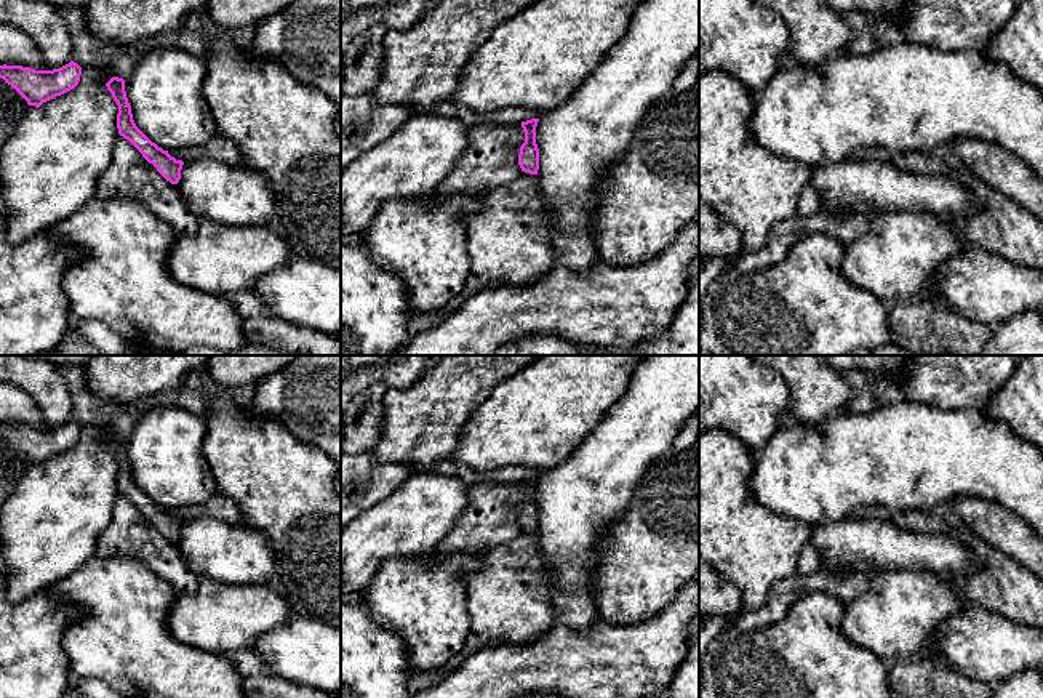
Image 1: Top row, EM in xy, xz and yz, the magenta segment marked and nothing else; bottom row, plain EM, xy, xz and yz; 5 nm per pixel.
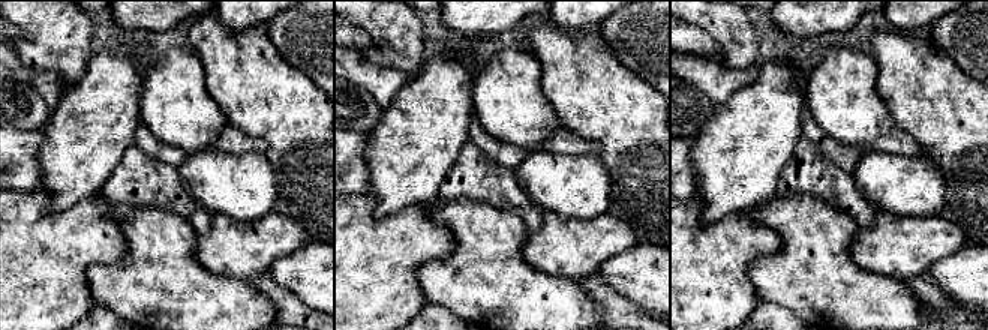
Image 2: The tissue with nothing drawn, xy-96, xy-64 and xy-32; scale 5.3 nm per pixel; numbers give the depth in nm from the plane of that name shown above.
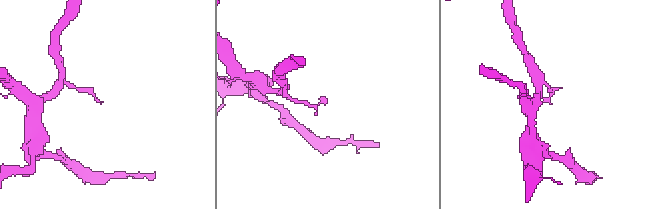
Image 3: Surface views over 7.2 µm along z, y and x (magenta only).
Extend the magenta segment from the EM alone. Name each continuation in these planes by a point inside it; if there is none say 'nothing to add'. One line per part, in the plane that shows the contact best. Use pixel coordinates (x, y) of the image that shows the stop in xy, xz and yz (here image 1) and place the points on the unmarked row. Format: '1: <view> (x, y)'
nothing to add

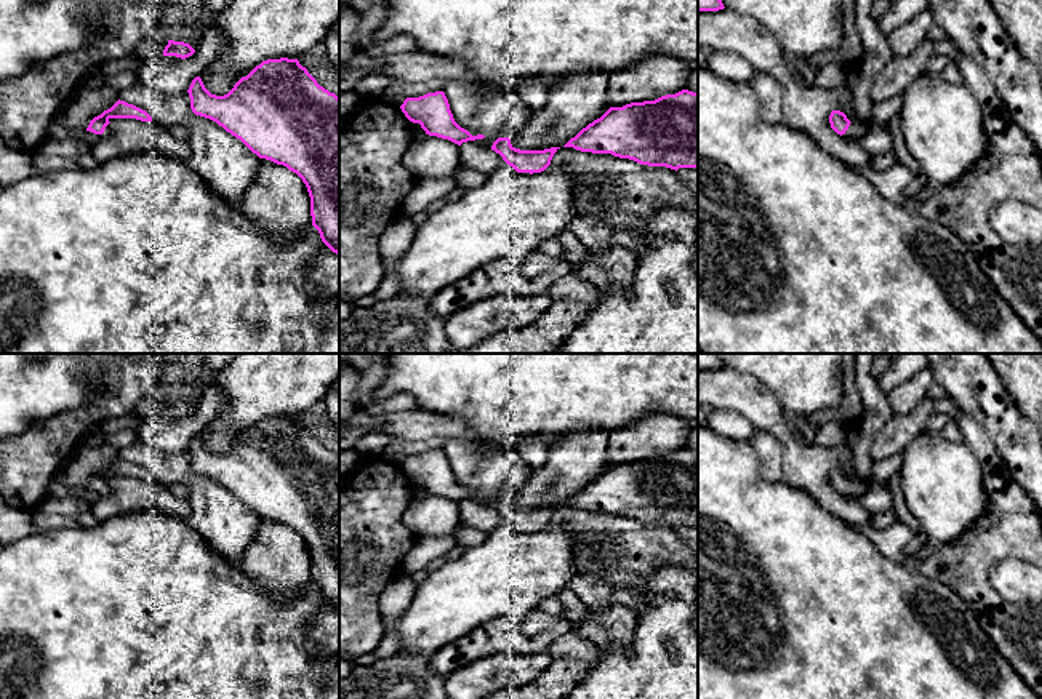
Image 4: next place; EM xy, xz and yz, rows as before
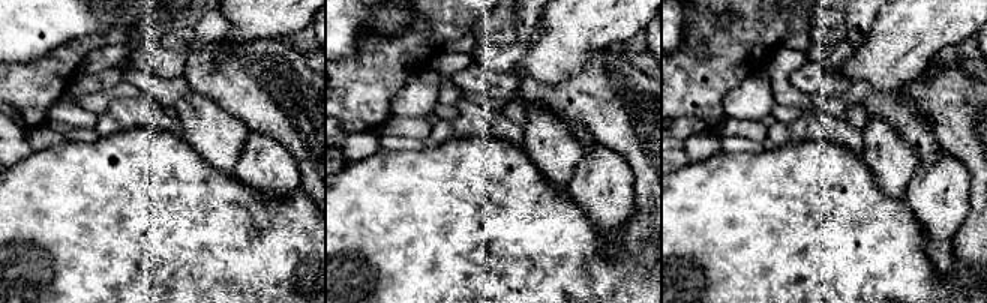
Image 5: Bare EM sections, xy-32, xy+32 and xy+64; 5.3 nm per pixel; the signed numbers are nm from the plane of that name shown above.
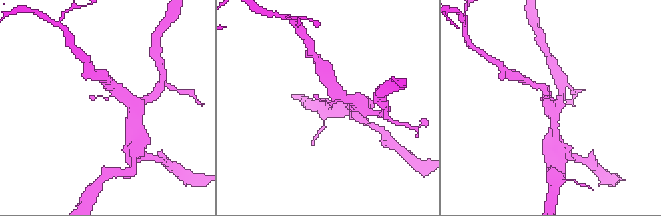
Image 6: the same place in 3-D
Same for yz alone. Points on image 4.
1: yz (855, 488)

